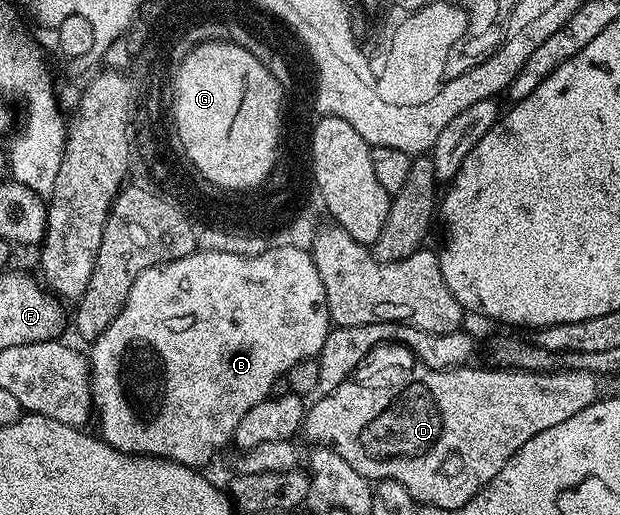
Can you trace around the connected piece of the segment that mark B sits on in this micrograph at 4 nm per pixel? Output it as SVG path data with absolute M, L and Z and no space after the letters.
M270 245L267 246L264 253L260 253L251 259L248 257L240 257L236 253L216 253L215 251L203 251L198 249L195 250L194 254L184 257L183 259L177 259L171 263L164 263L161 264L161 266L144 269L144 273L140 273L140 277L136 277L136 281L128 293L128 301L126 305L120 309L116 321L112 321L112 325L108 325L108 329L104 329L104 333L100 333L100 337L93 340L91 347L94 348L88 351L90 374L93 376L93 406L96 408L96 421L98 417L97 434L108 445L112 445L118 451L123 451L129 455L154 455L157 459L173 459L176 463L183 463L185 467L202 469L202 466L217 453L218 447L224 446L225 443L229 444L231 440L233 440L236 425L240 425L240 420L244 417L244 413L248 413L248 409L252 409L252 405L260 405L260 401L270 398L269 390L274 381L283 378L286 372L292 369L292 365L296 365L296 361L313 359L318 356L330 330L332 330L332 324L330 322L330 314L328 313L328 297L324 293L324 281L320 281L320 273L316 273L314 258L310 256L309 250L304 248L275 247Z

